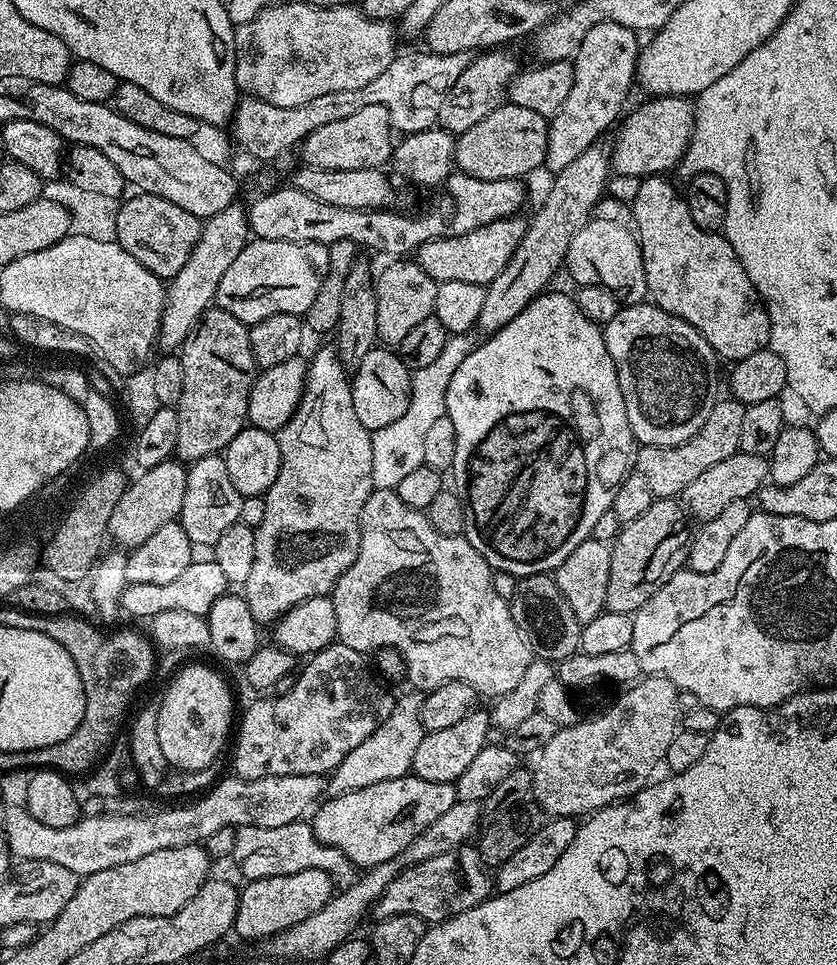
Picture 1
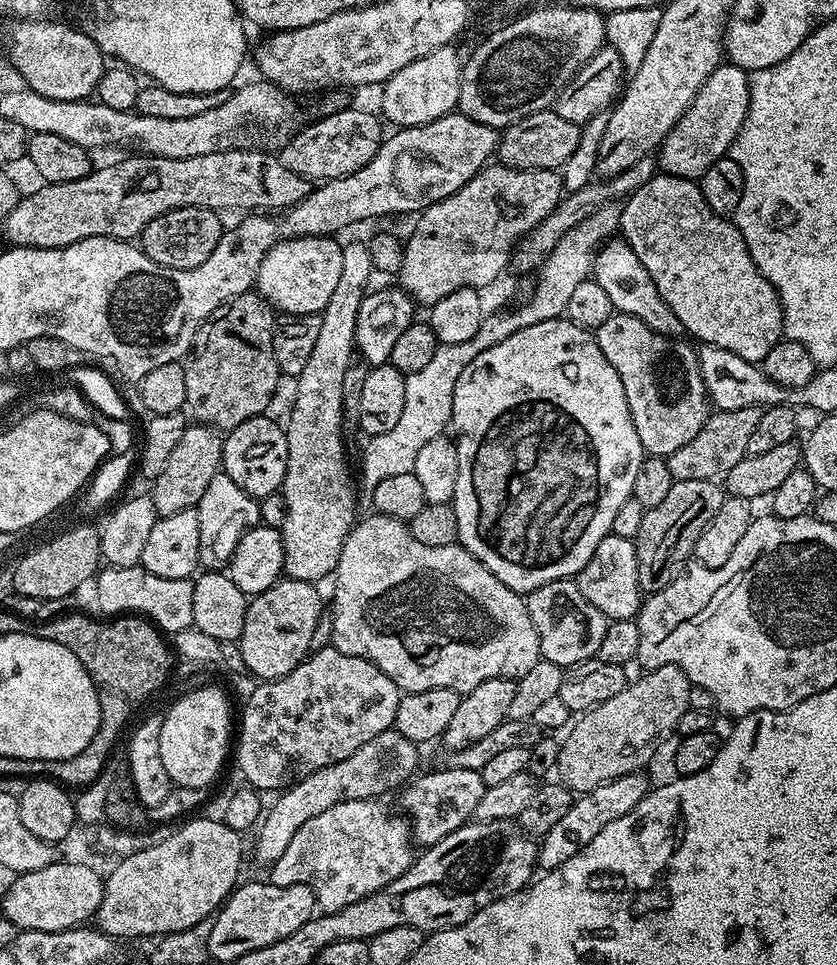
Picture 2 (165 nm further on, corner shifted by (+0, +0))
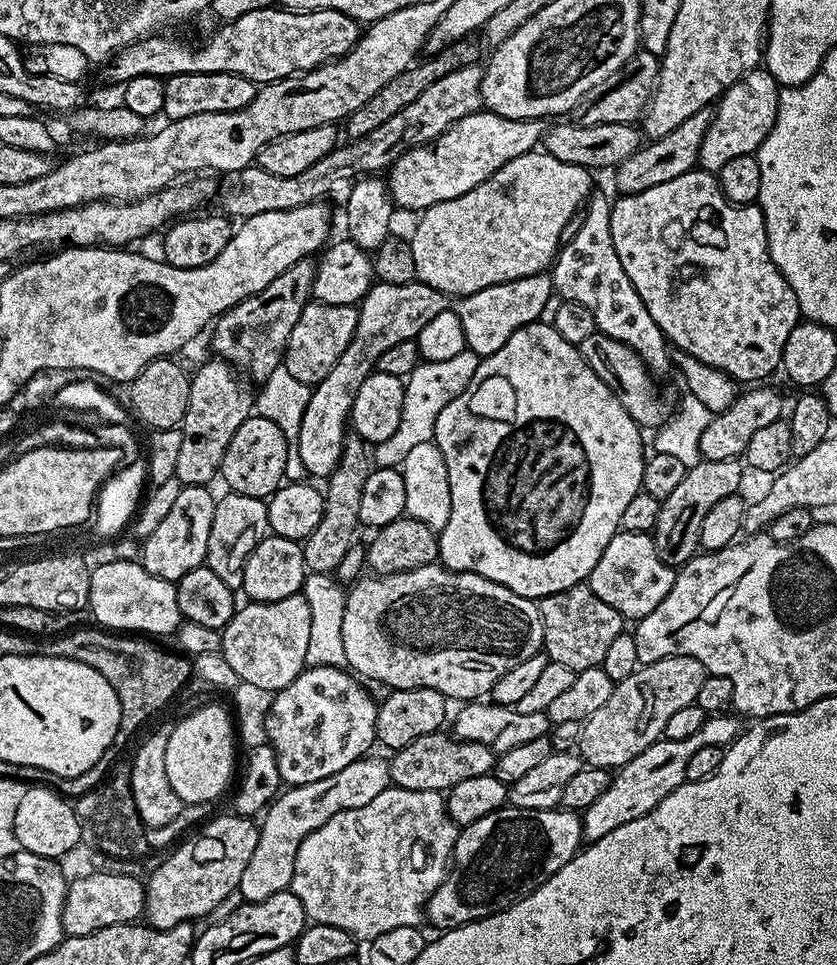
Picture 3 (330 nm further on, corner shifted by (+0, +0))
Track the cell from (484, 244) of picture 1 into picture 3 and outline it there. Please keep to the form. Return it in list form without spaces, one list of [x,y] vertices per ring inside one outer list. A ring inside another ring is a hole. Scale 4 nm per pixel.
[[[711,107],[698,110],[698,114],[690,114],[682,126],[670,130],[657,140],[648,140],[633,156],[626,158],[626,162],[616,165],[617,193],[629,196],[642,190],[650,190],[650,186],[658,186],[662,182],[670,182],[673,178],[679,178],[681,174],[693,171],[700,163],[700,143],[704,137],[704,131],[708,129],[708,123],[712,120],[713,109]]]

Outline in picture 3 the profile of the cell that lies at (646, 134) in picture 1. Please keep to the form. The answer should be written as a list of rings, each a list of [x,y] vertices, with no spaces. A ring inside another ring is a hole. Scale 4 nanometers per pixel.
[[[757,66],[745,72],[742,78],[738,78],[738,82],[734,82],[734,86],[720,95],[700,143],[699,167],[703,171],[719,173],[720,168],[733,158],[751,156],[757,152],[776,121],[780,89],[781,85],[776,83],[768,69]]]

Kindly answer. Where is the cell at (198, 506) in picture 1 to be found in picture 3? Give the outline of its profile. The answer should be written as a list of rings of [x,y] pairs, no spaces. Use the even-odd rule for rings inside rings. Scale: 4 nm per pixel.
[[[231,490],[225,491],[225,493],[225,496],[221,495],[216,502],[214,522],[210,525],[210,546],[206,546],[204,564],[210,570],[214,570],[214,574],[218,574],[218,578],[222,578],[222,582],[226,582],[226,586],[230,586],[233,590],[240,590],[244,587],[242,574],[246,566],[246,558],[250,558],[254,546],[258,546],[258,542],[262,542],[270,534],[268,505],[258,496],[247,496]]]

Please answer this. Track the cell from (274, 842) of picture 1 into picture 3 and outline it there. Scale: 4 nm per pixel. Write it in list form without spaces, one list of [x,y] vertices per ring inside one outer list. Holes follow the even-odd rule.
[[[389,786],[366,806],[342,810],[302,838],[294,858],[290,891],[302,902],[304,915],[311,923],[338,926],[357,942],[373,940],[398,926],[417,926],[425,919],[428,899],[448,875],[457,835],[458,826],[450,818],[444,792]]]

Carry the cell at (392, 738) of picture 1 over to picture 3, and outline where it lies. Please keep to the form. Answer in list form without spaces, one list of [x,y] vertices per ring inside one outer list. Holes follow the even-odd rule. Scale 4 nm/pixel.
[[[369,754],[350,762],[350,766],[338,770],[338,774],[330,778],[285,787],[268,805],[262,816],[264,821],[261,819],[258,824],[258,846],[254,846],[254,855],[242,873],[238,889],[247,903],[262,902],[270,898],[270,894],[289,891],[294,878],[294,858],[298,854],[298,846],[302,846],[302,838],[318,830],[318,826],[330,822],[334,814],[366,806],[366,802],[378,798],[378,794],[392,784],[389,761],[376,755]]]

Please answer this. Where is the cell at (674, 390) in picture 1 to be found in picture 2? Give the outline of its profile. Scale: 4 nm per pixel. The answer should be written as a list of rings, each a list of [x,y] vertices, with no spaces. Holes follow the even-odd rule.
[[[624,312],[606,318],[594,335],[602,354],[606,354],[606,362],[610,362],[610,366],[618,370],[618,378],[622,378],[630,418],[645,453],[667,458],[674,450],[686,446],[686,442],[702,430],[710,415],[710,401],[702,382],[697,349],[691,343],[675,348],[669,337],[650,330],[646,322]]]

